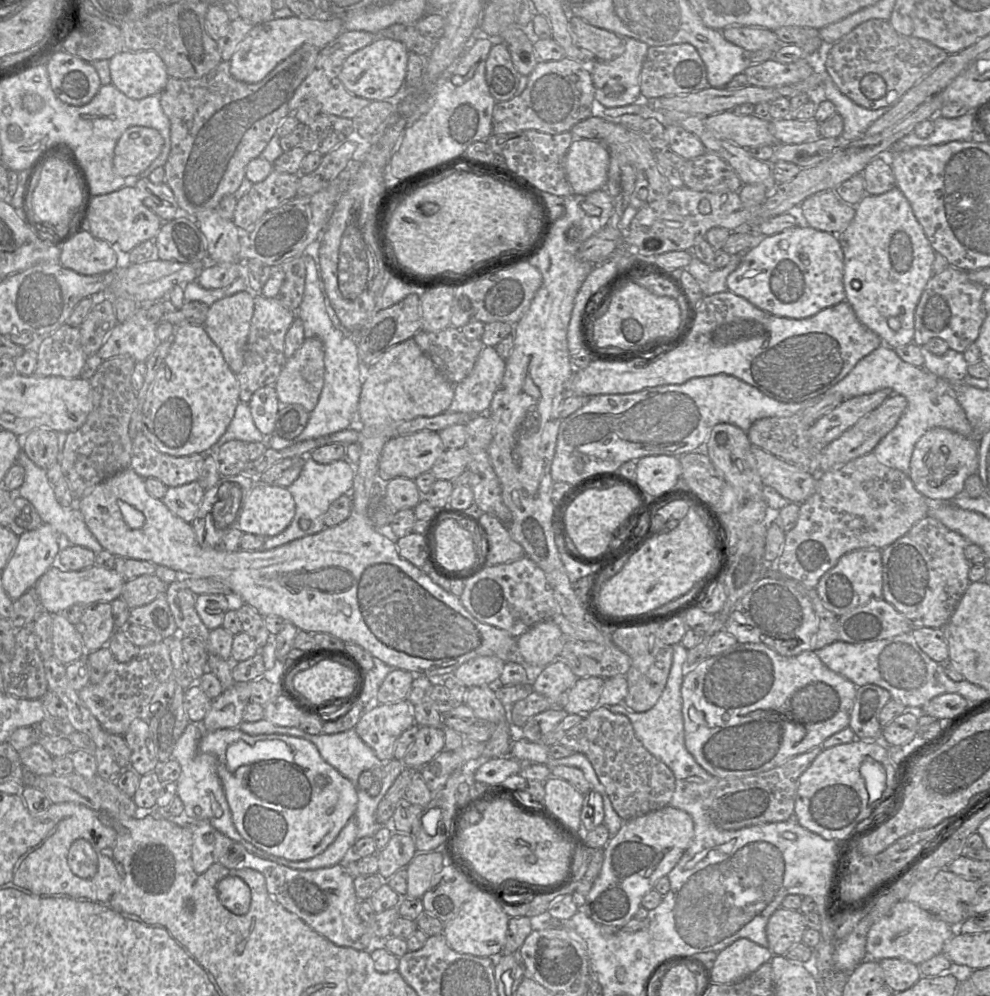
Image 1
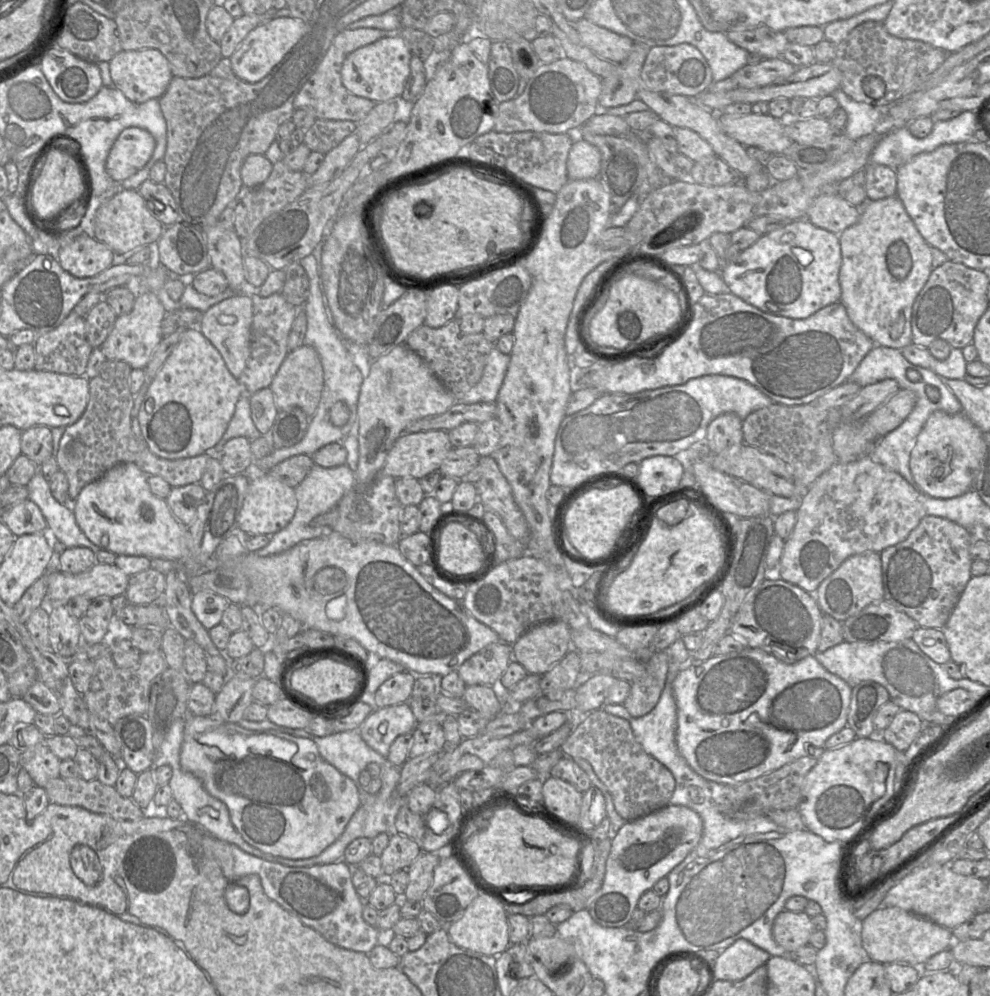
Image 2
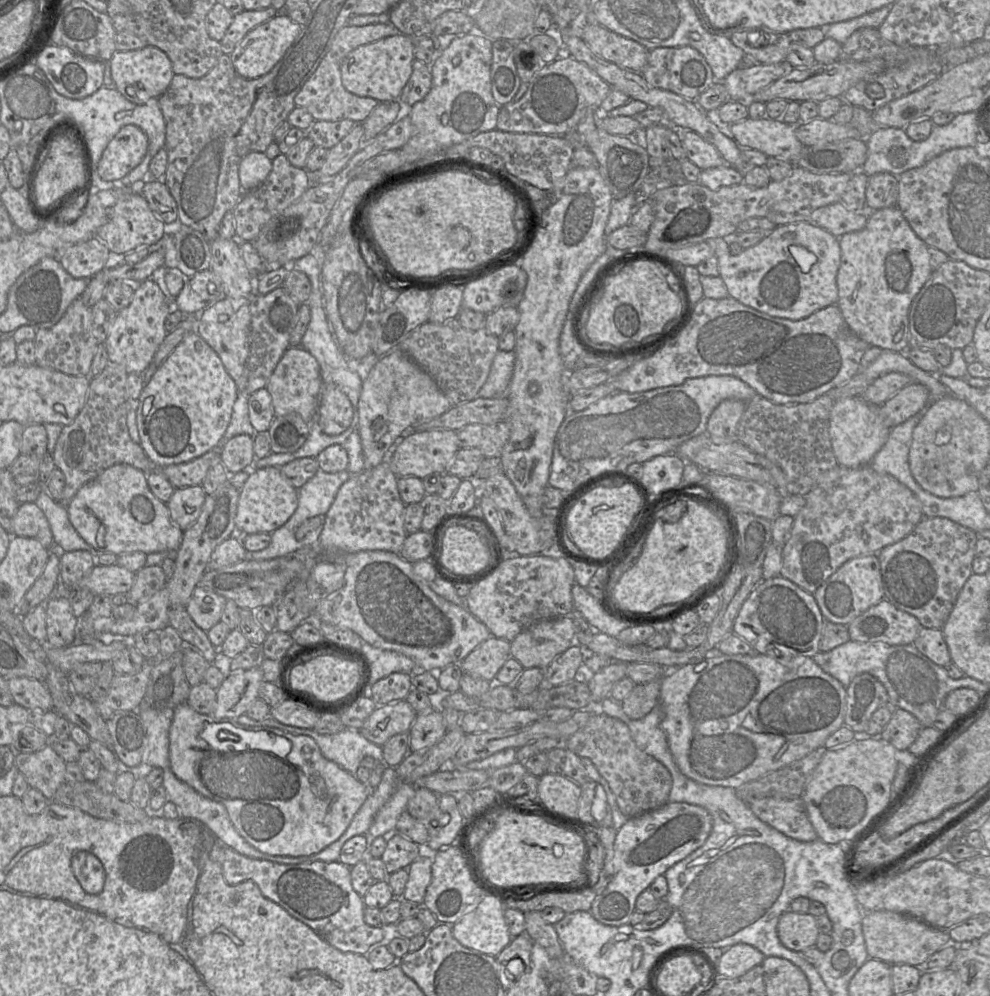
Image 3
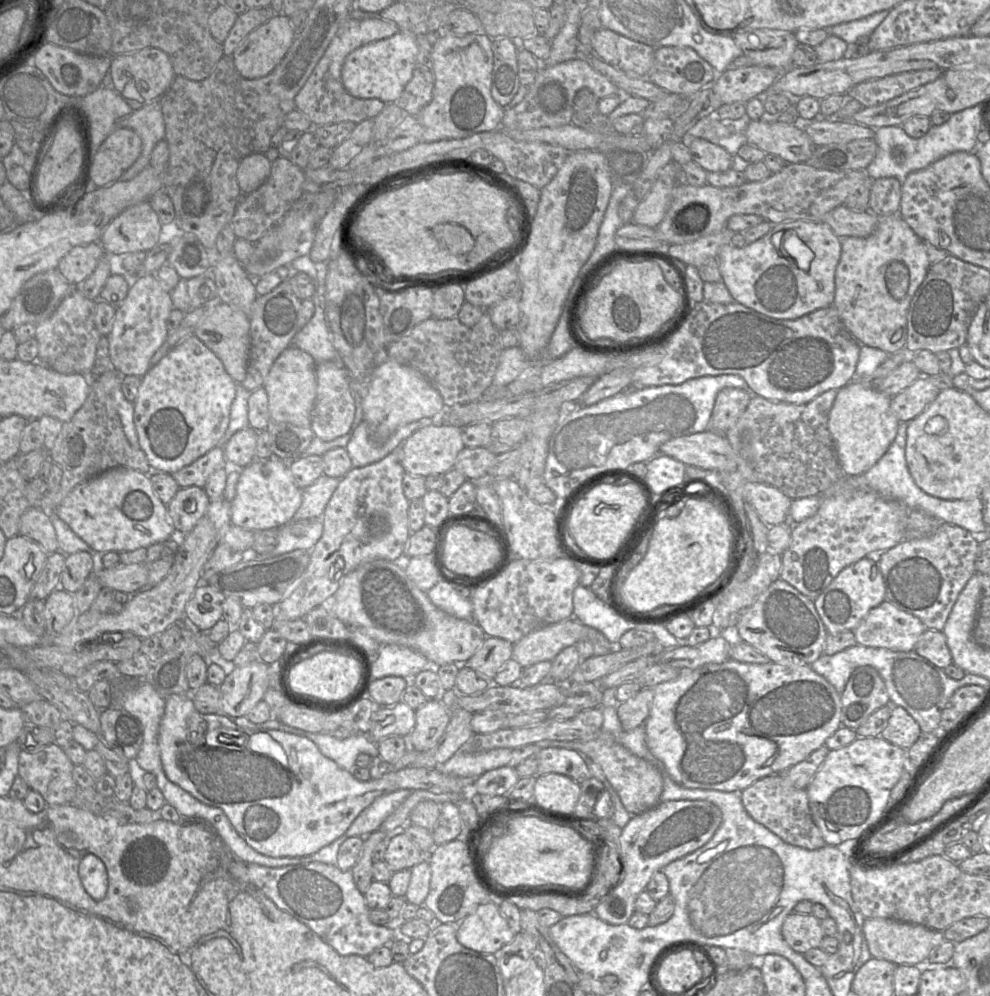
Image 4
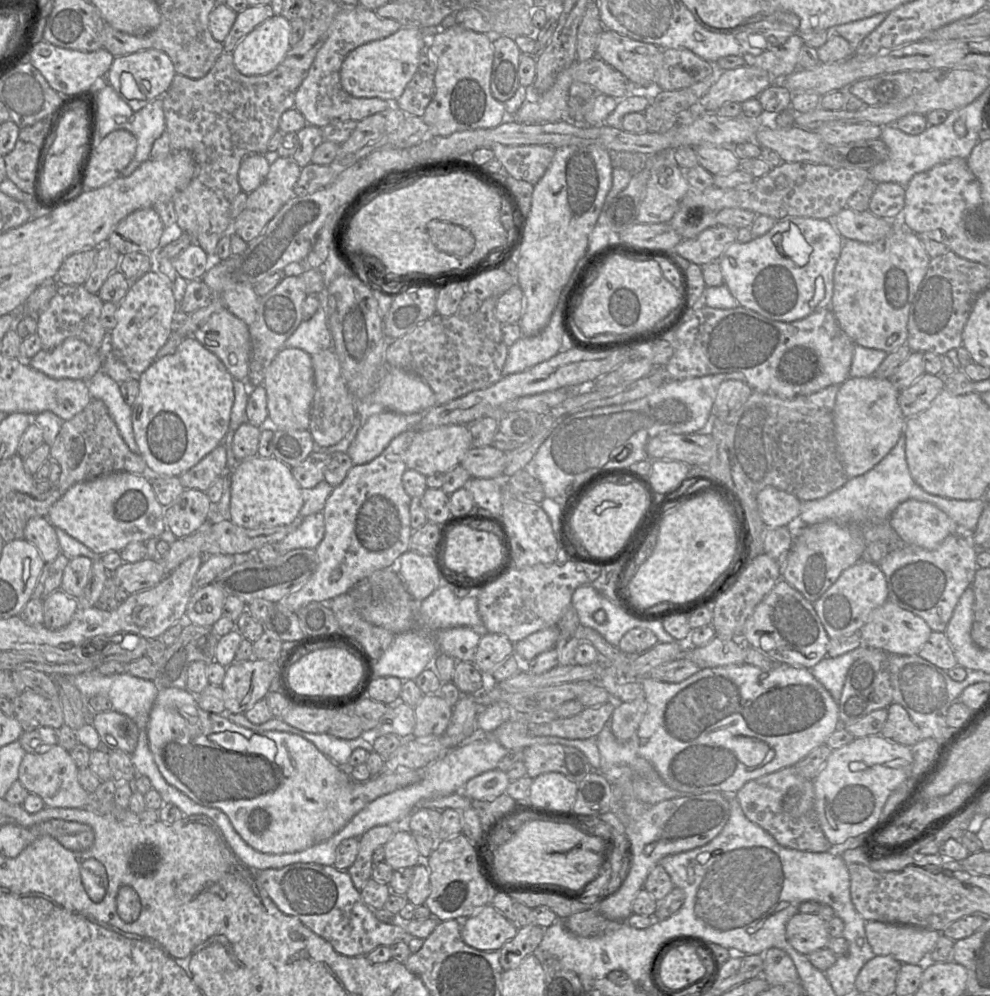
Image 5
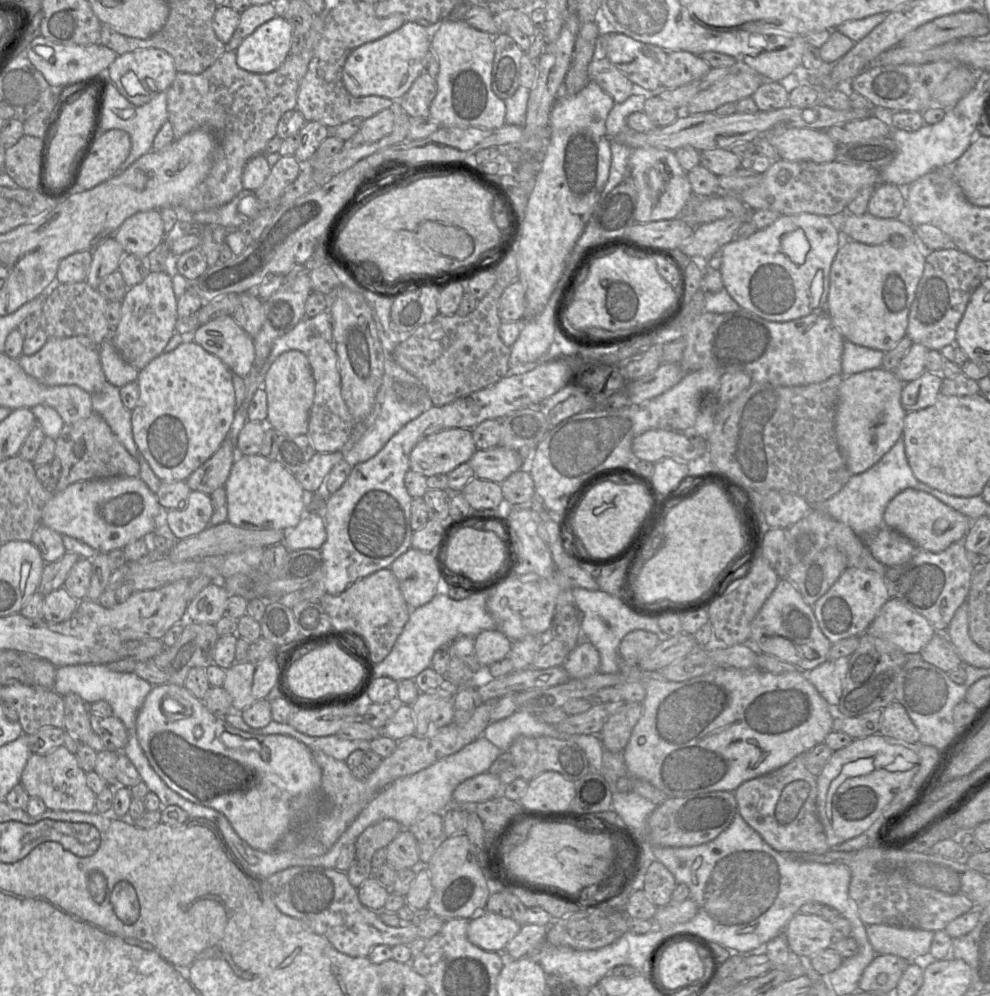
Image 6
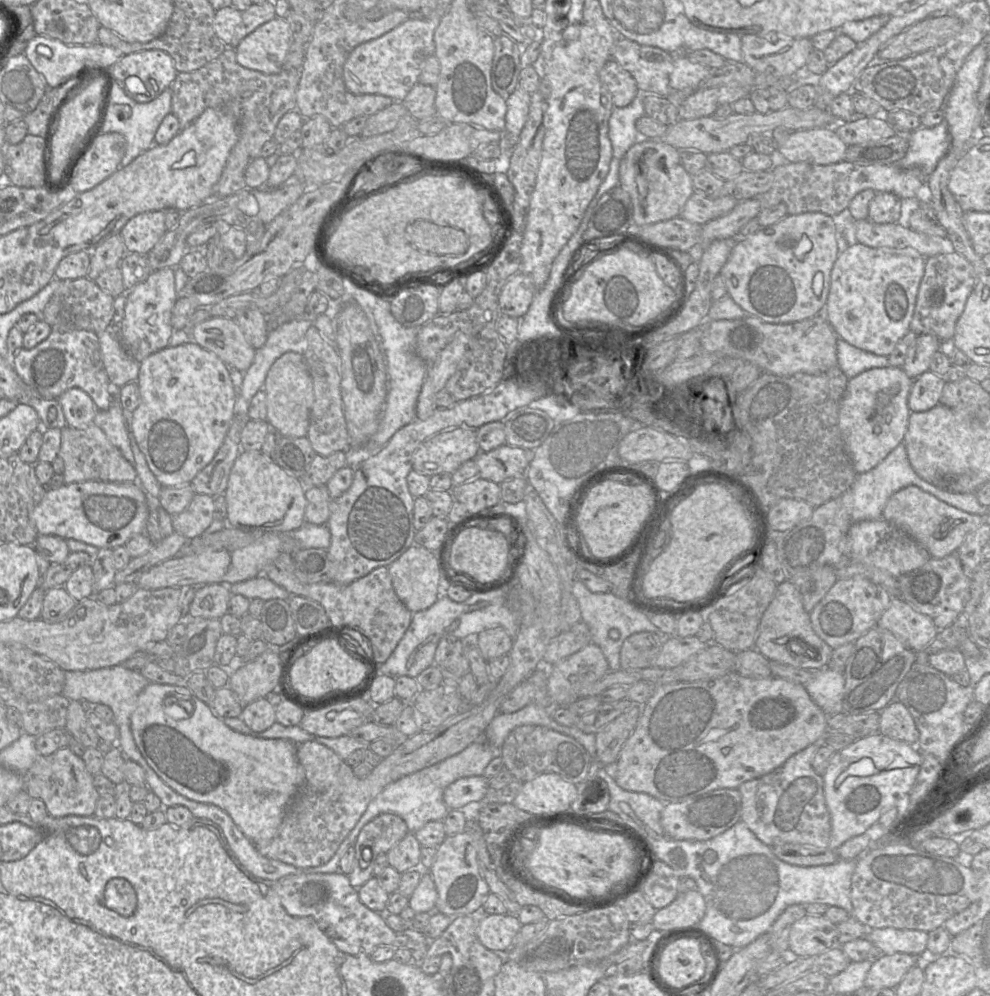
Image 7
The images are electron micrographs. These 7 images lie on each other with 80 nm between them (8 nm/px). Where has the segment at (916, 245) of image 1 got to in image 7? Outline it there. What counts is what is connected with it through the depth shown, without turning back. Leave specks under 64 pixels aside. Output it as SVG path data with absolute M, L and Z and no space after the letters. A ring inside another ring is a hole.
M861 243L846 247L831 271L827 321L838 337L876 355L889 356L910 330L926 258L913 248L871 248Z

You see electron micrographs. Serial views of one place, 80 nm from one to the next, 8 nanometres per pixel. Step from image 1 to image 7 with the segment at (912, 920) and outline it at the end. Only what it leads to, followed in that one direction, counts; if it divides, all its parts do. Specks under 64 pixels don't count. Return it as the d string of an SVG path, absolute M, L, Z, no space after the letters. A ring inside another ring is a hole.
M874 928L868 937L880 954L907 953L920 956L927 949L928 932L915 929Z

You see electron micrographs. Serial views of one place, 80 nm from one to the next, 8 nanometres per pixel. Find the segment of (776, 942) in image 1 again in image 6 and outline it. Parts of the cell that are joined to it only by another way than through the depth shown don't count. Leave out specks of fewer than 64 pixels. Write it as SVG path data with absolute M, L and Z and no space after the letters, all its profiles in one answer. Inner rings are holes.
M795 914L785 929L785 936L790 950L799 957L811 958L832 947L834 942L832 923L814 914Z

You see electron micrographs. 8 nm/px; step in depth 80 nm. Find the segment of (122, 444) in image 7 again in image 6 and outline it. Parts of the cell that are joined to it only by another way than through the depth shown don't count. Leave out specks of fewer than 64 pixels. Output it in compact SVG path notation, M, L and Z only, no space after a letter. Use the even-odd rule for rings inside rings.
M107 381L100 392L90 395L93 412L107 422L127 451L137 459L140 452L133 437L132 411L122 403L120 388Z

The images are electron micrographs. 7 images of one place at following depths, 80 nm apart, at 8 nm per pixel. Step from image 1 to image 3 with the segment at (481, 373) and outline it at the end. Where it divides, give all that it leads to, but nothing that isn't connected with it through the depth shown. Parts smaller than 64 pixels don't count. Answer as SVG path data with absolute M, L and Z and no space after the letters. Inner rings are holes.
M498 350L484 385L478 392L478 397L495 398L506 394L515 363L514 351Z

